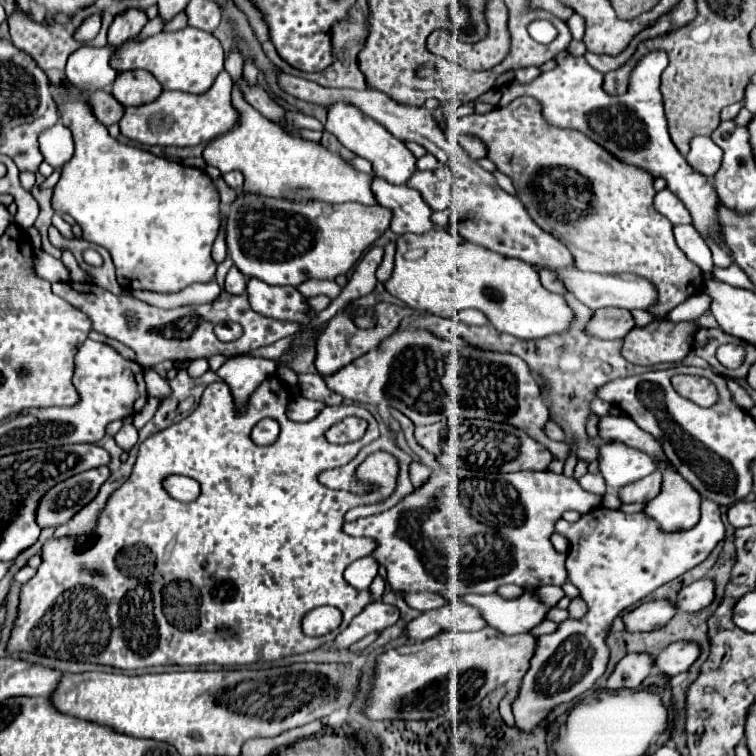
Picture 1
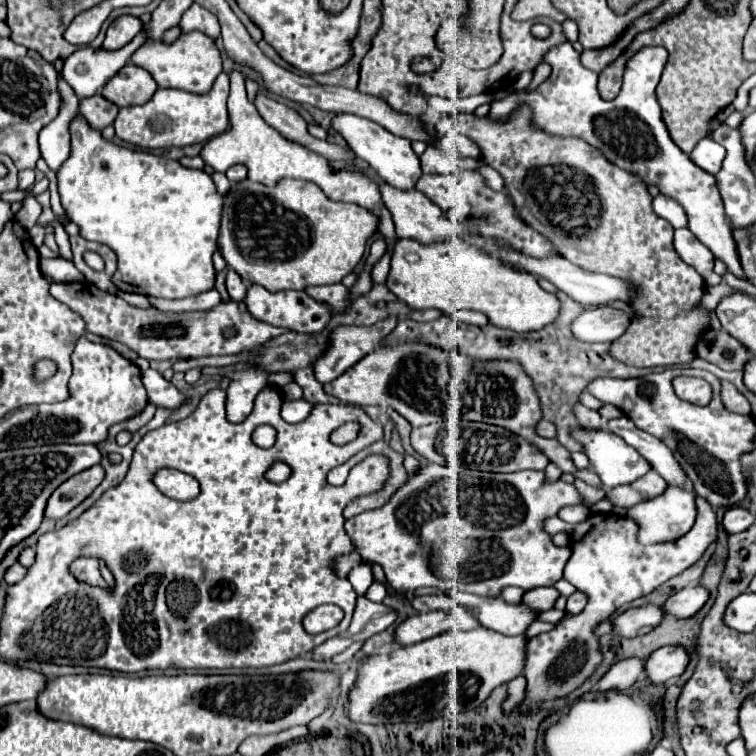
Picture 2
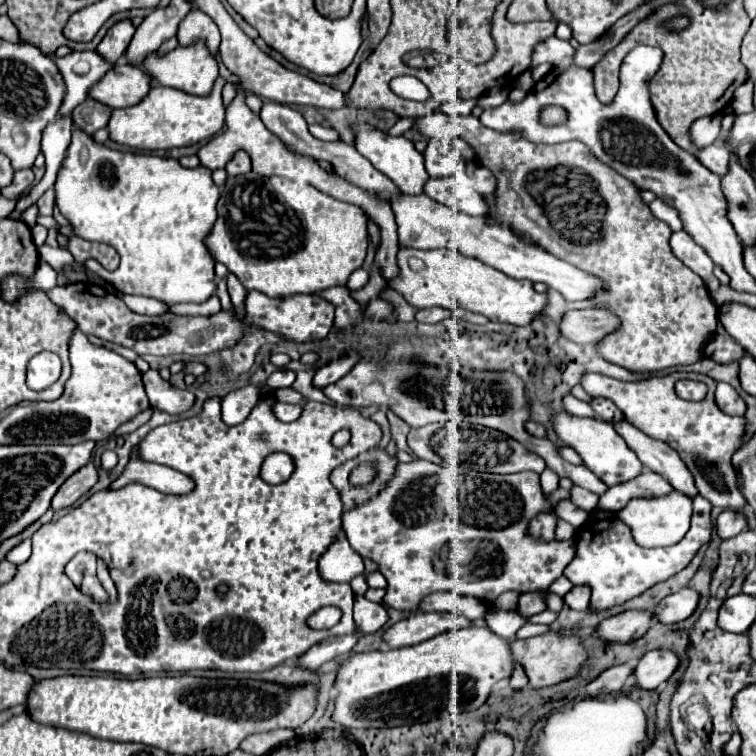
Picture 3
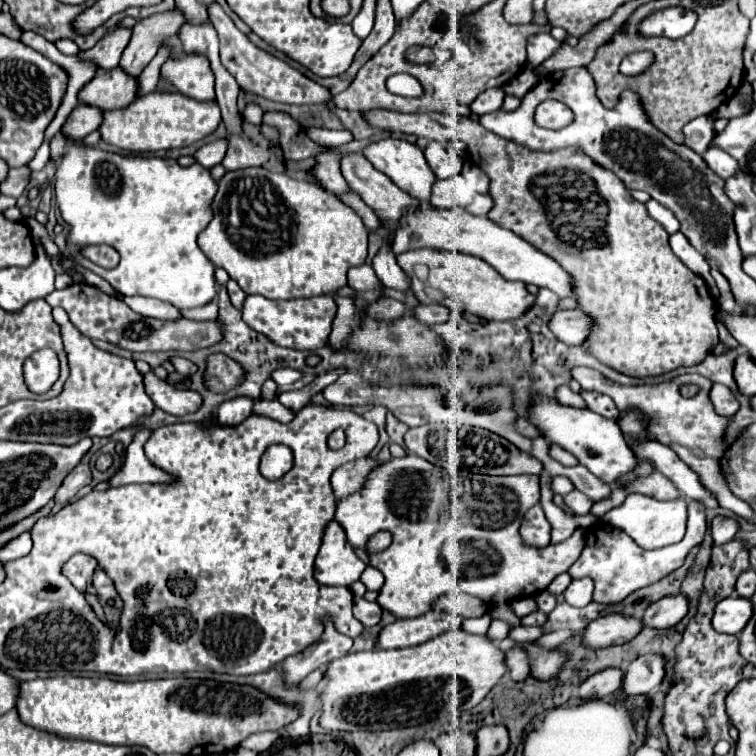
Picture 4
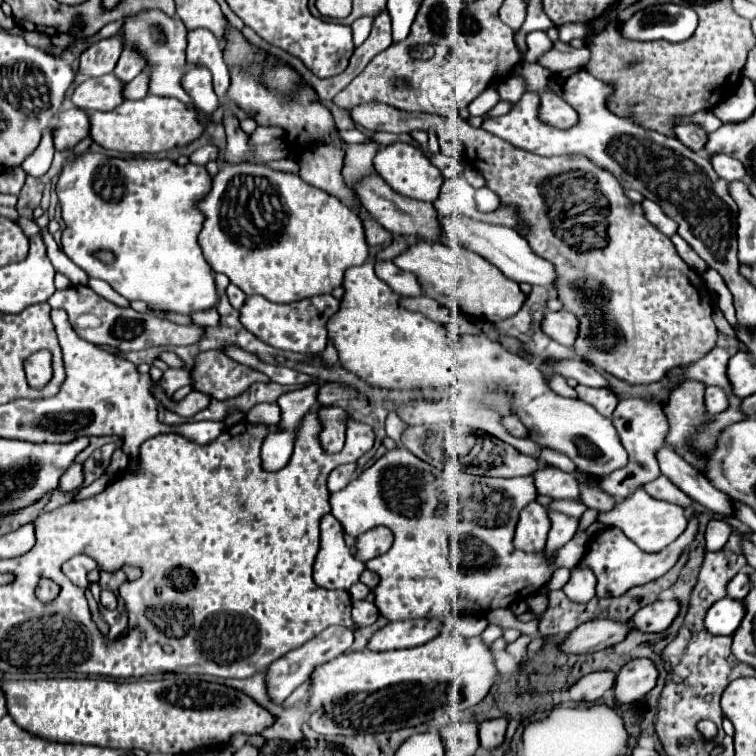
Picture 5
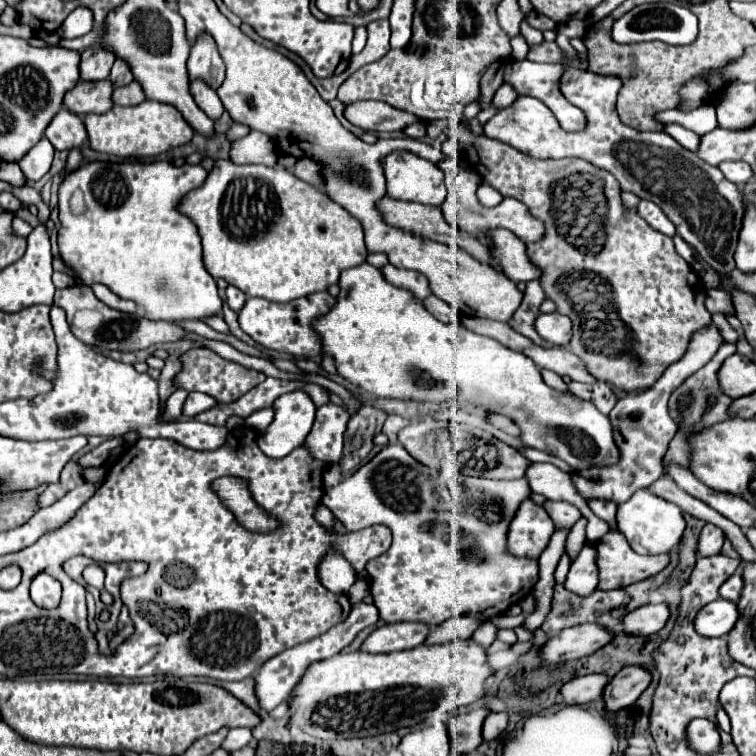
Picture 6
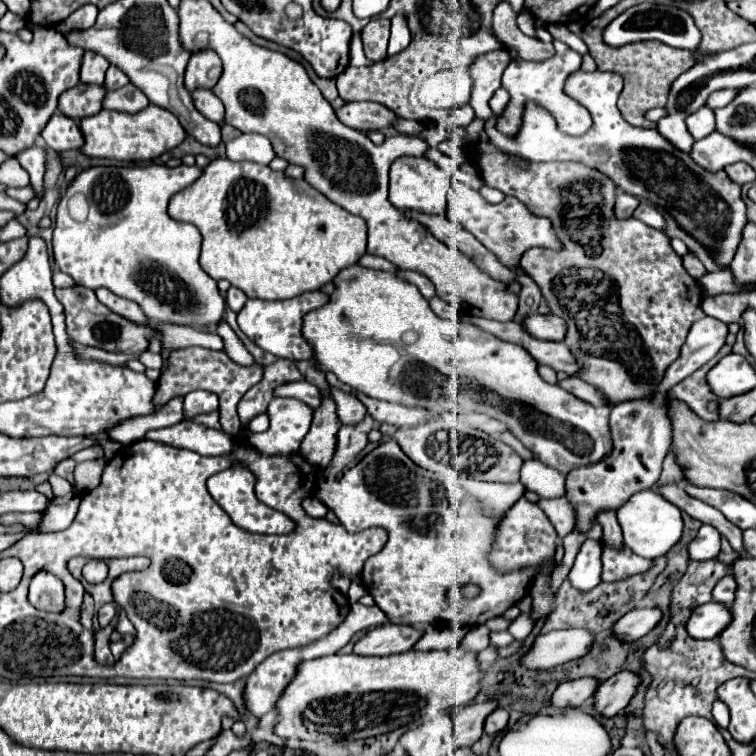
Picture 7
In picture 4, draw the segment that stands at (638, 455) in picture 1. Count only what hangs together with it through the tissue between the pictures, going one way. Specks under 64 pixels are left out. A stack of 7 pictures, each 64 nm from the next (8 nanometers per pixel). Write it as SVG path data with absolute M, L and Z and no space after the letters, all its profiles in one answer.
M536 398L532 408L530 408L530 418L528 418L534 426L540 428L542 436L550 442L550 444L558 444L564 450L572 452L578 462L582 466L586 466L594 476L598 476L600 480L604 480L606 484L614 484L620 476L632 472L632 468L636 468L636 456L630 450L630 446L626 444L618 424L614 420L608 420L588 408L578 410L578 408L570 408L570 406L562 406L556 400L550 398Z

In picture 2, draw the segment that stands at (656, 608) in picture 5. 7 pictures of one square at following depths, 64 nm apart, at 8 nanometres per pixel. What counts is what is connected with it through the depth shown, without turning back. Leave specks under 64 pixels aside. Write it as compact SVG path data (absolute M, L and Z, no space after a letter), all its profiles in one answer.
M692 584L688 588L678 590L676 594L672 594L668 598L668 602L664 604L664 610L668 616L676 616L676 618L690 618L694 616L710 598L710 592L706 586L702 584Z

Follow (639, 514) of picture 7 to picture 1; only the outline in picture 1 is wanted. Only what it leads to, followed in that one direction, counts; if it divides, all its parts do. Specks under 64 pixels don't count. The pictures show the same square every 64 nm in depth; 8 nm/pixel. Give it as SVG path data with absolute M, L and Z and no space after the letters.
M672 466L658 470L662 472L662 490L644 512L666 532L692 528L700 520L702 496Z

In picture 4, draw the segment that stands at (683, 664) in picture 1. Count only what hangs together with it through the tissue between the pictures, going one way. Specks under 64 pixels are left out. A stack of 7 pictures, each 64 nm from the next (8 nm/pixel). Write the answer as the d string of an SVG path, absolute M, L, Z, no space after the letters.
M644 654L636 658L624 672L622 690L626 694L650 694L664 680L666 660L660 654Z

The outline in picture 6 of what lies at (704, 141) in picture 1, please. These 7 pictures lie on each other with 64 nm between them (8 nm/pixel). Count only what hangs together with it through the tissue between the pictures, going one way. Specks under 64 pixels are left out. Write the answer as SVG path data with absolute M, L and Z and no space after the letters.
M726 162L726 164L718 164L718 168L724 174L724 178L736 186L744 186L744 182L752 176L750 166L744 162Z

